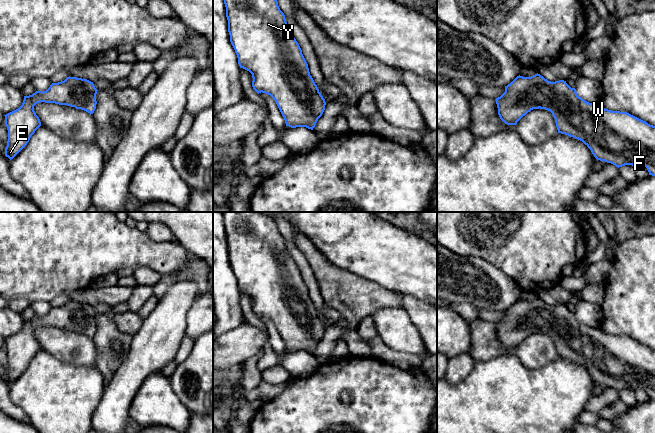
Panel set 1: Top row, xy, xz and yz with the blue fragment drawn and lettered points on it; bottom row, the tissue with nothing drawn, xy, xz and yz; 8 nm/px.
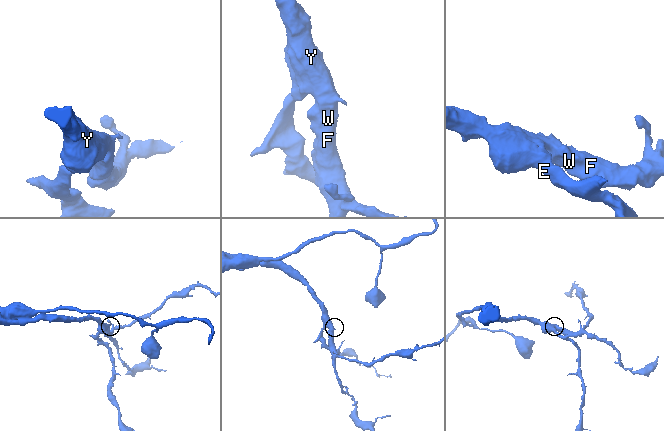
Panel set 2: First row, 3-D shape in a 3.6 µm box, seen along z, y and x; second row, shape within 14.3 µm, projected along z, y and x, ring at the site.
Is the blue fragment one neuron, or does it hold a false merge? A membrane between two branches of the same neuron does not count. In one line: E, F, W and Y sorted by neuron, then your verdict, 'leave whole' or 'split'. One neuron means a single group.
E F W Y | leave whole

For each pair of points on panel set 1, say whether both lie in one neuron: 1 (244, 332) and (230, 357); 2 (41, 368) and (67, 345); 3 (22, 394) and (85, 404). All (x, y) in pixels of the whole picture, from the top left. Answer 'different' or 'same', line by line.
1: same
2: different
3: same

